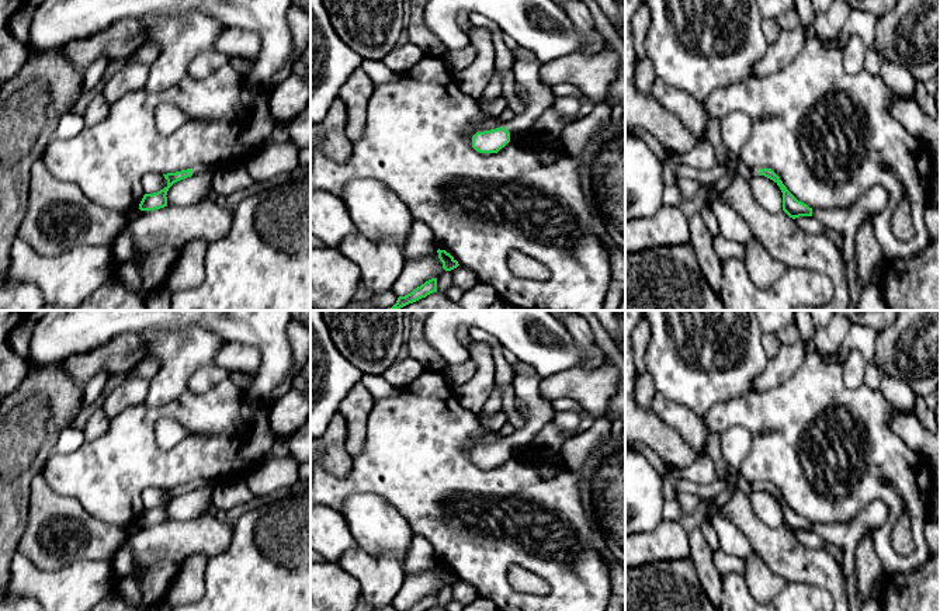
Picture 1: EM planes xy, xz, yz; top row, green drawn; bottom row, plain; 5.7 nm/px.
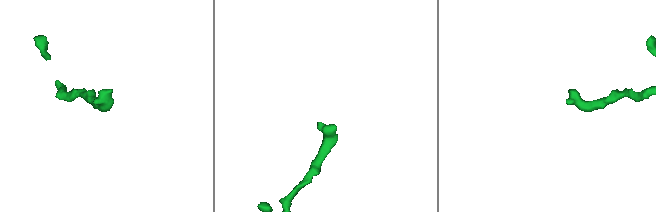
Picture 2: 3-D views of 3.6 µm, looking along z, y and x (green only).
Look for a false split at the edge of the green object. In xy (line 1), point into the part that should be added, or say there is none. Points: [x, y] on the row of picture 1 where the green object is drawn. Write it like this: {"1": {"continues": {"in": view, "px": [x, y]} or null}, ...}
{"1": {"continues": {"in": "xy", "px": [197, 169]}}}

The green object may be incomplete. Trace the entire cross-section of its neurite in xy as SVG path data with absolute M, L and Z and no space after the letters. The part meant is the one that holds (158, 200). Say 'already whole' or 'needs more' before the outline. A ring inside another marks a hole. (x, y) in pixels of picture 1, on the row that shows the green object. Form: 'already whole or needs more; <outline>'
needs more; M194 166L192 169L176 171L176 173L167 173L163 174L164 178L167 180L167 185L153 194L145 194L141 204L139 209L141 211L155 211L167 206L167 191L169 188L187 177L195 176L195 174L214 174L219 167L218 166Z

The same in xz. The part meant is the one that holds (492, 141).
needs more; M516 58L511 72L516 83L527 91L528 101L523 112L514 114L500 128L476 132L472 136L472 147L479 153L497 153L510 142L511 132L528 132L540 115L552 108L556 98L552 86L541 81L537 60Z

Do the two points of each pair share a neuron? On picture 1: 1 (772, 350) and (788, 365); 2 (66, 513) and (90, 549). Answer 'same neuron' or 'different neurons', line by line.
1: different neurons
2: same neuron

